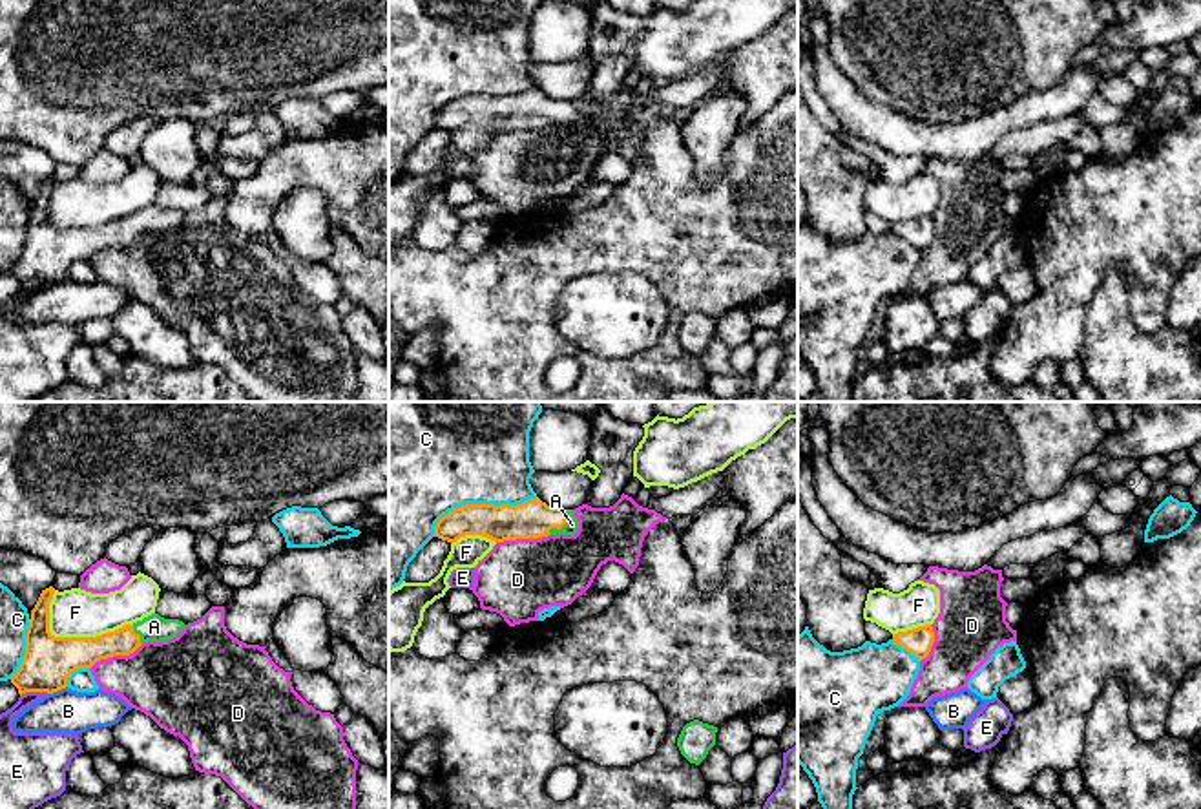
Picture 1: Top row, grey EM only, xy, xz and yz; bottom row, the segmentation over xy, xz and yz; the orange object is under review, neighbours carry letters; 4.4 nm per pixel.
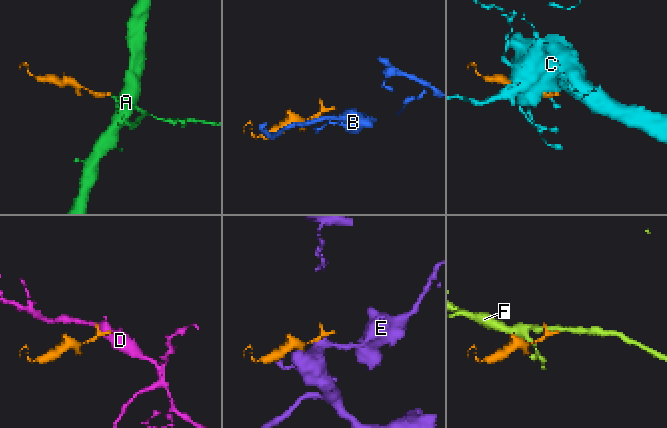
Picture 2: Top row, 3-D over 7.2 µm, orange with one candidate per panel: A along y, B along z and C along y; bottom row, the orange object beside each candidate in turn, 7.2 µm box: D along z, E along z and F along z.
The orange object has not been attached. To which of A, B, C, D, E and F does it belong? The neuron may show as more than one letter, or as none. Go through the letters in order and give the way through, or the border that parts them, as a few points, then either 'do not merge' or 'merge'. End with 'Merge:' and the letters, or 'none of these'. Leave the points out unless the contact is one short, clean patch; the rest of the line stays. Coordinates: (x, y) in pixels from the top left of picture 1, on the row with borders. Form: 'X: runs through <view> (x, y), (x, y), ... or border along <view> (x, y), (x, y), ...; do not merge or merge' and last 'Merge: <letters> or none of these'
A: runs through xz (532, 519), (561, 526), (572, 525); merge
B: do not merge
C: do not merge
D: border along xy (143, 643), (128, 654), (101, 658), (90, 669); do not merge
E: do not merge
F: do not merge
Merge: A

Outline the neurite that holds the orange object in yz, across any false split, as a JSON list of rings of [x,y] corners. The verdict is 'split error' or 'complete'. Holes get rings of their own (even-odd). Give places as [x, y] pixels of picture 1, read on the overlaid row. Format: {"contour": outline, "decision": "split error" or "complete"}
{"contour": [[[925,625],[907,632],[898,632],[893,636],[893,641],[922,661],[931,652],[935,632],[931,625]]], "decision": "complete"}

